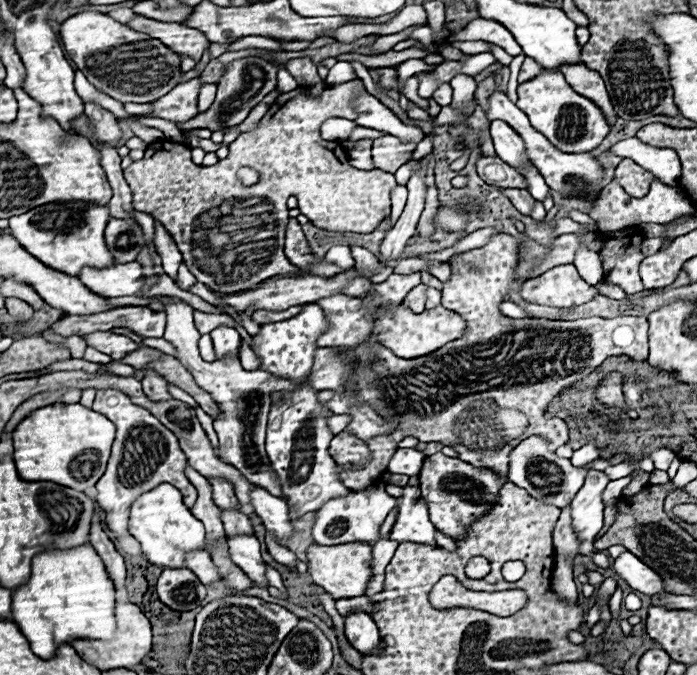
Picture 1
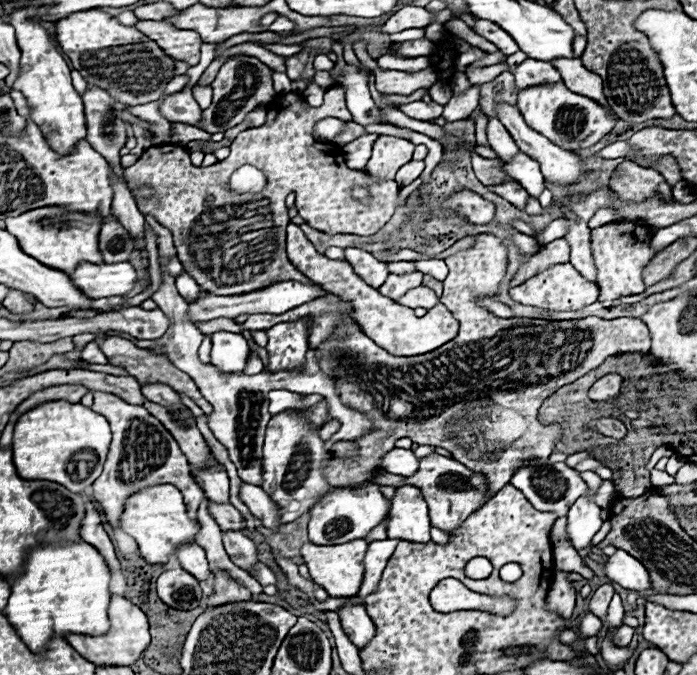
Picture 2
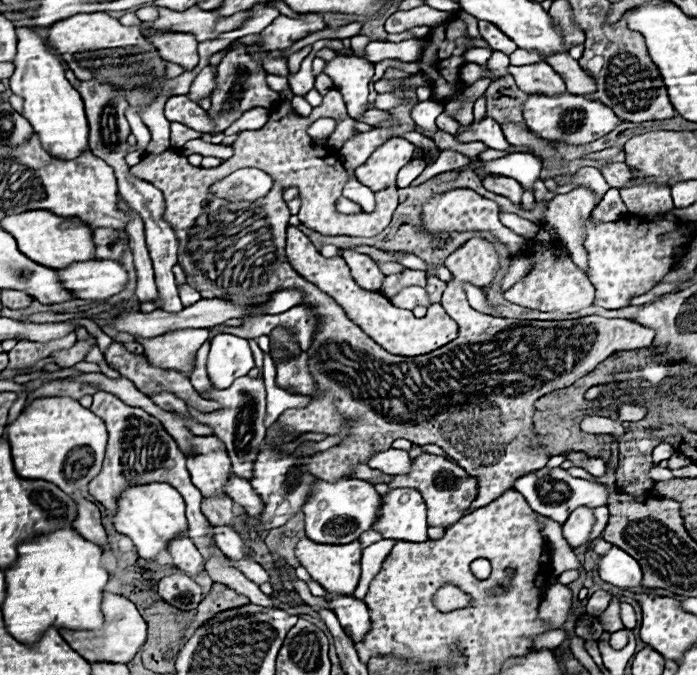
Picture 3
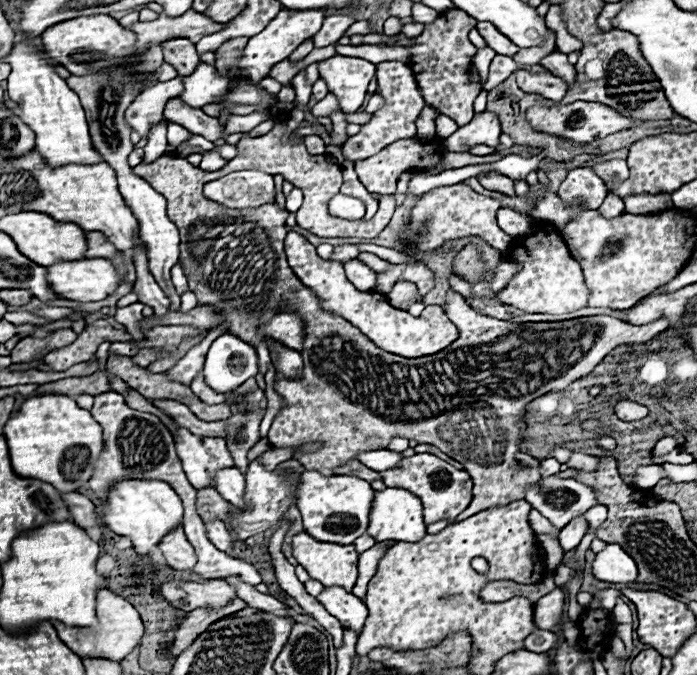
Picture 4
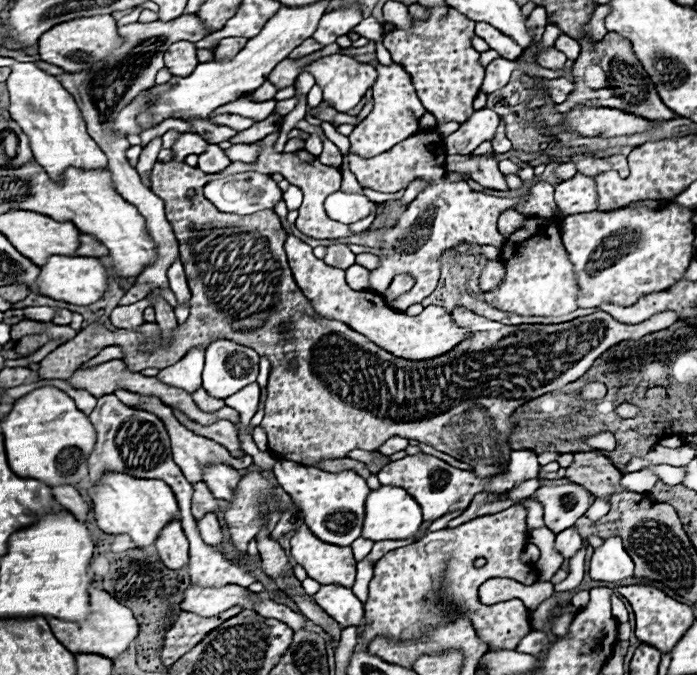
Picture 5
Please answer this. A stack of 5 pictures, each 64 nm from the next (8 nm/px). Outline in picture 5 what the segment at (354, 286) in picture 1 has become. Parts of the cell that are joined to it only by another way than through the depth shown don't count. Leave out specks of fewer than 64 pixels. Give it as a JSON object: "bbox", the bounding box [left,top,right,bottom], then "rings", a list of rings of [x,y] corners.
{"bbox":[284,234,468,360],"rings":[[[292,234],[288,236],[284,248],[288,254],[288,262],[290,262],[294,280],[298,284],[298,288],[302,290],[302,294],[310,300],[310,304],[318,316],[330,318],[330,320],[342,320],[352,330],[360,332],[370,342],[374,342],[376,346],[380,346],[382,350],[386,350],[398,358],[430,360],[430,358],[450,352],[454,346],[458,346],[462,340],[468,338],[468,330],[458,328],[456,322],[452,320],[450,312],[441,306],[426,306],[422,310],[422,314],[406,316],[402,312],[388,308],[376,292],[352,290],[344,280],[344,270],[332,268],[332,266],[324,264],[322,260],[318,260],[312,254],[312,248],[308,244],[300,242],[298,238],[294,238]]]}

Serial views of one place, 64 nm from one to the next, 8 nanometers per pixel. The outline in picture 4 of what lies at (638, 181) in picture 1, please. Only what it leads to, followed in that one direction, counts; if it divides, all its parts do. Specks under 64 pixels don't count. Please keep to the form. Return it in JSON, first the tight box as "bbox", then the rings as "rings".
{"bbox":[624,194,674,214],"rings":[[[638,194],[638,196],[628,196],[624,200],[626,212],[630,214],[654,214],[662,210],[674,208],[670,202],[670,194]]]}

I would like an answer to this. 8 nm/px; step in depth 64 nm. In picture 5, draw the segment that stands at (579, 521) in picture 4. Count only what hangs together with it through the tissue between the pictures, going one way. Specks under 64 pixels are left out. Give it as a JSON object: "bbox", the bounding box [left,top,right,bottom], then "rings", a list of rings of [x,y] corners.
{"bbox":[554,528,582,560],"rings":[[[574,528],[564,530],[562,534],[556,536],[554,548],[558,550],[558,554],[560,554],[564,560],[570,560],[570,558],[576,556],[576,552],[582,548],[582,538],[580,538],[580,534],[578,534]]]}

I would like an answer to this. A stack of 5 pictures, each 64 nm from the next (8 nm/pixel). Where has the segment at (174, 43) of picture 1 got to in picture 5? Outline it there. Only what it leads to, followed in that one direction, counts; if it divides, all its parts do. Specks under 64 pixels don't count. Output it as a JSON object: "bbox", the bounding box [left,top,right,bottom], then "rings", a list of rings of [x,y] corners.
{"bbox":[164,42,198,76],"rings":[[[176,42],[164,54],[164,62],[166,68],[172,72],[172,76],[186,76],[198,64],[196,46],[190,42]]]}

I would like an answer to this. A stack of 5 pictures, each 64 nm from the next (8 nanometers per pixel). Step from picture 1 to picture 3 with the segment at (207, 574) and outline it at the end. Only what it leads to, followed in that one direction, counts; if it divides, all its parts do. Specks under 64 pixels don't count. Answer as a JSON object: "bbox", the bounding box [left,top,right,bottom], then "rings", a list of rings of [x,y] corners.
{"bbox":[166,534,204,574],"rings":[[[180,534],[178,538],[170,540],[166,550],[172,556],[172,564],[178,570],[182,570],[186,574],[198,574],[198,572],[202,572],[204,560],[202,560],[198,548],[190,542],[190,538],[186,534]]]}

